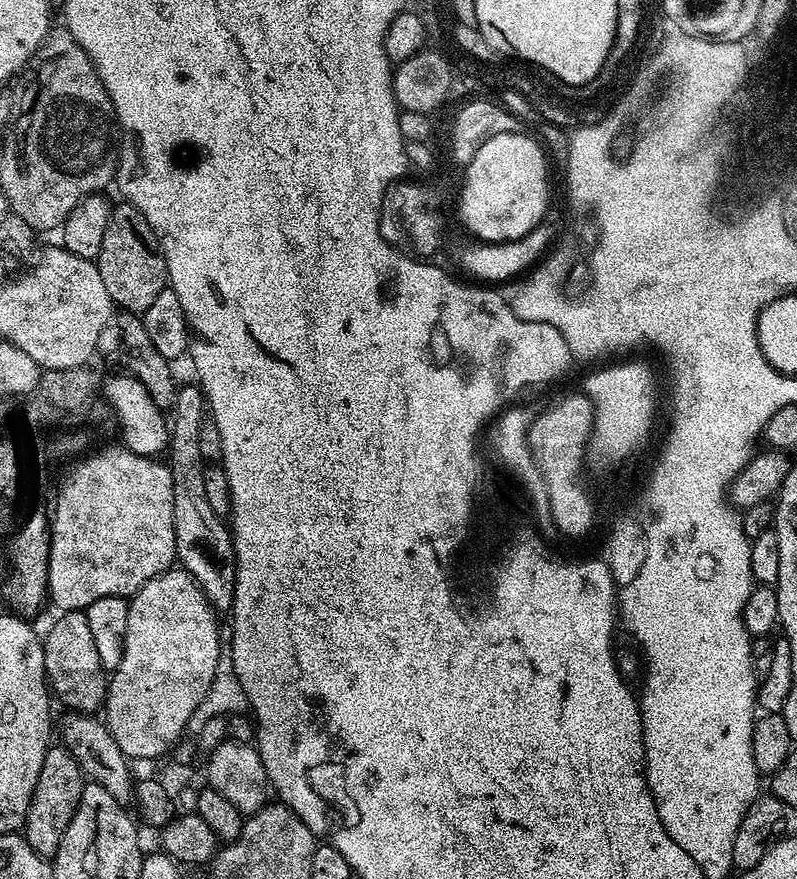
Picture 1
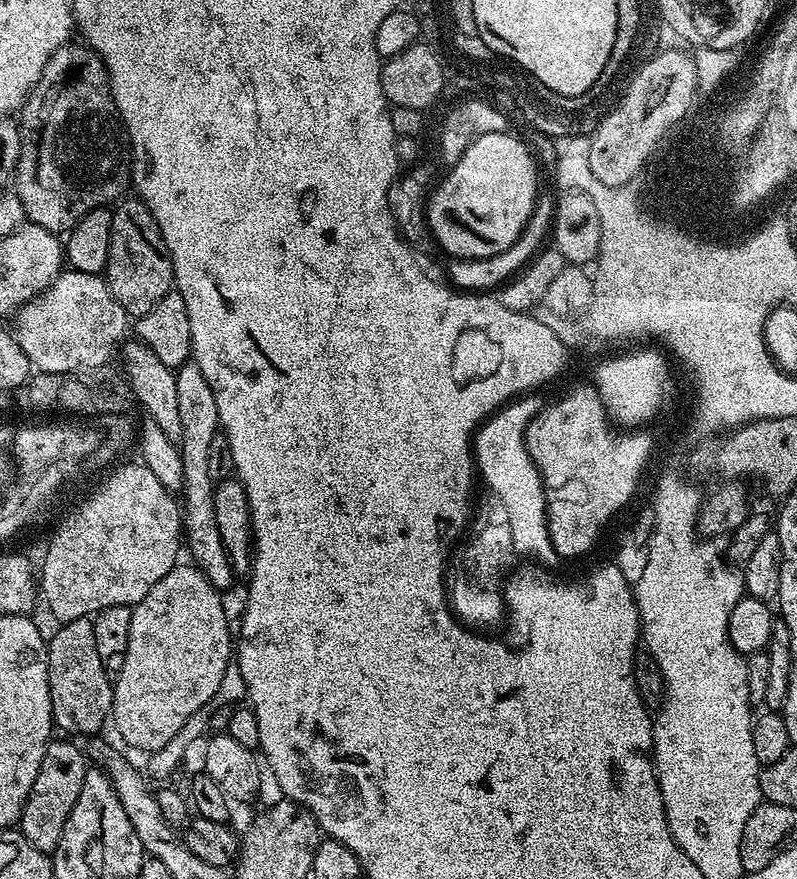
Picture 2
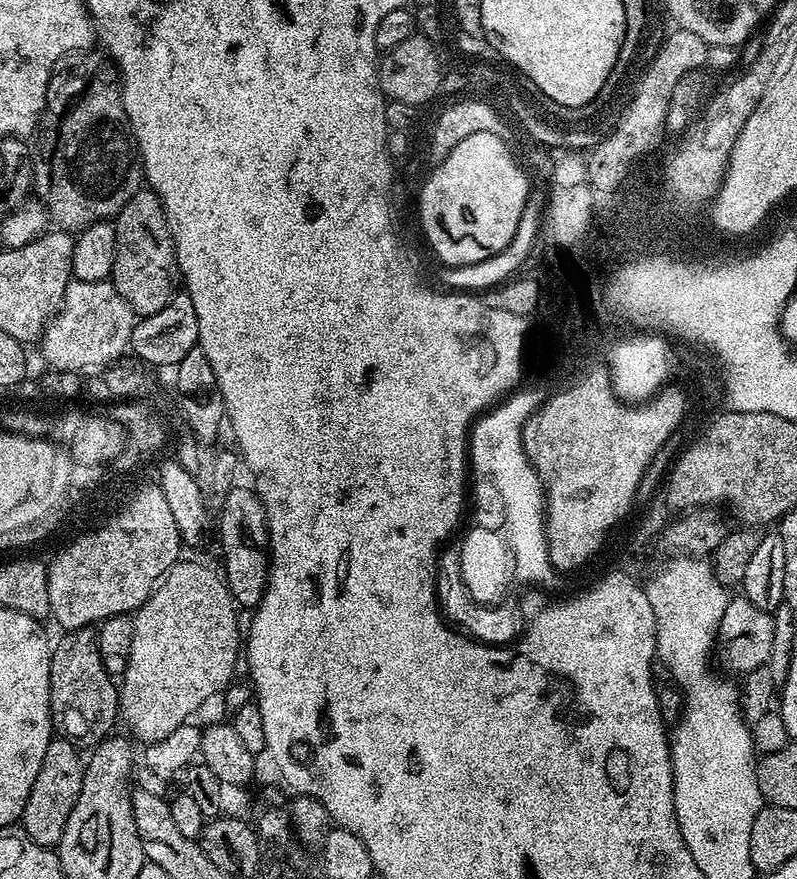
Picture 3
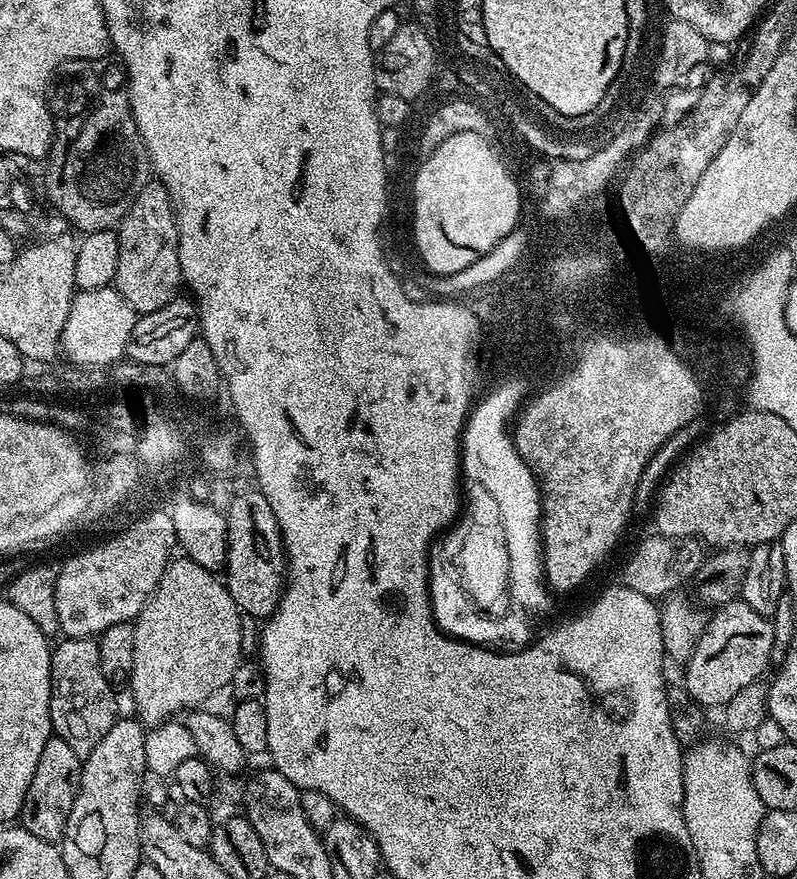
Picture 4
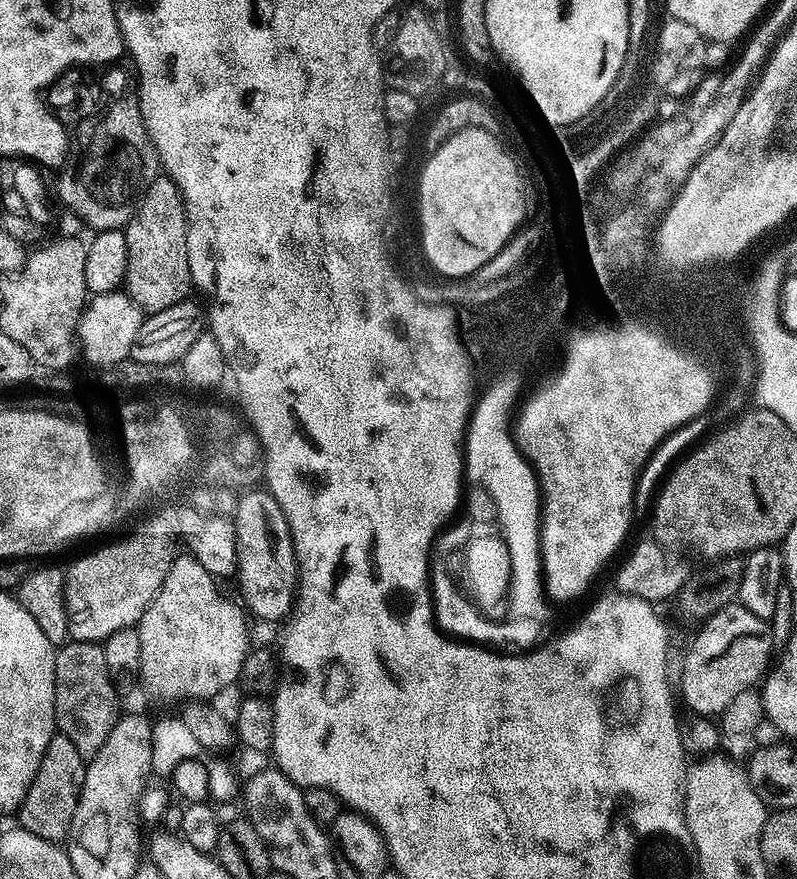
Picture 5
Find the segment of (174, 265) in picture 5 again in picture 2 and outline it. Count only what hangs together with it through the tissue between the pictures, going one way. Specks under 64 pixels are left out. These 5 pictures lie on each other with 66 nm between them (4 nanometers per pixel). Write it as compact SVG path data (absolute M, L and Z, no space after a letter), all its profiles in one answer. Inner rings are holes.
M139 198L131 199L121 199L111 209L110 254L106 279L110 294L120 303L122 310L129 317L139 318L154 310L154 306L162 302L164 295L173 291L174 270L172 259L166 250L166 242L158 230L158 222L154 222L150 210Z

